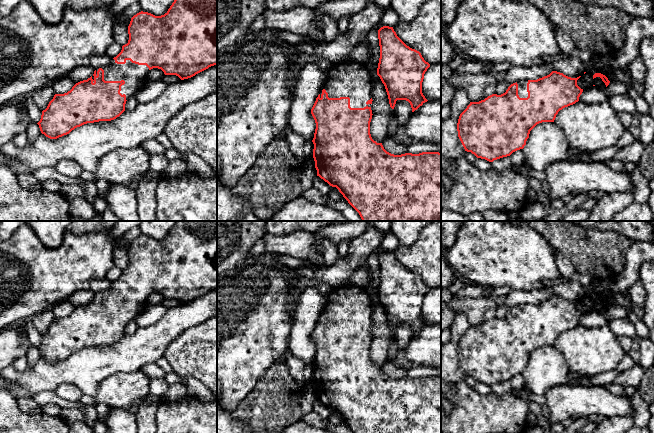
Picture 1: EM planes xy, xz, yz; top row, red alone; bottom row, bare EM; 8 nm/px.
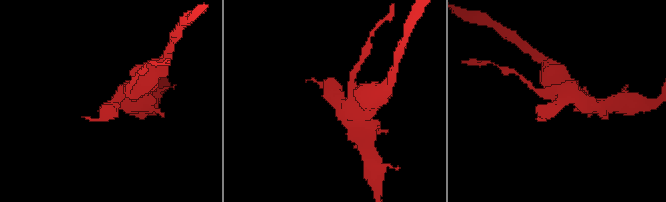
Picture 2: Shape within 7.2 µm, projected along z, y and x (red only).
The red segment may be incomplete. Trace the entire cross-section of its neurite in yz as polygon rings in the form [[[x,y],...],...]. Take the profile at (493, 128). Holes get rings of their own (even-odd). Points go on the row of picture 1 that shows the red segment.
[[[552,71],[549,75],[544,76],[542,78],[539,78],[537,80],[523,80],[523,81],[518,81],[516,83],[511,84],[508,89],[506,90],[505,93],[501,95],[497,94],[492,94],[485,98],[484,100],[481,100],[479,102],[470,102],[470,104],[467,106],[467,108],[460,114],[458,123],[457,123],[457,131],[458,131],[458,137],[467,152],[471,152],[474,154],[477,158],[485,159],[489,162],[493,162],[494,160],[510,156],[513,152],[523,149],[524,146],[526,145],[526,141],[529,138],[530,131],[539,123],[542,122],[554,122],[556,115],[560,110],[562,110],[565,107],[568,107],[570,105],[575,104],[576,102],[579,101],[579,97],[583,92],[583,89],[581,89],[577,85],[577,80],[581,76],[577,78],[571,78],[563,73],[557,72],[557,71]]]

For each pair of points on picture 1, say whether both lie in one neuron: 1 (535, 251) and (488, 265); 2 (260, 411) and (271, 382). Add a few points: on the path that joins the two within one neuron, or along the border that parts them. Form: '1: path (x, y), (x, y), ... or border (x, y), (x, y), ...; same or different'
1: path (523, 255), (500, 255); same
2: path (267, 404), (271, 400), (271, 389); same

